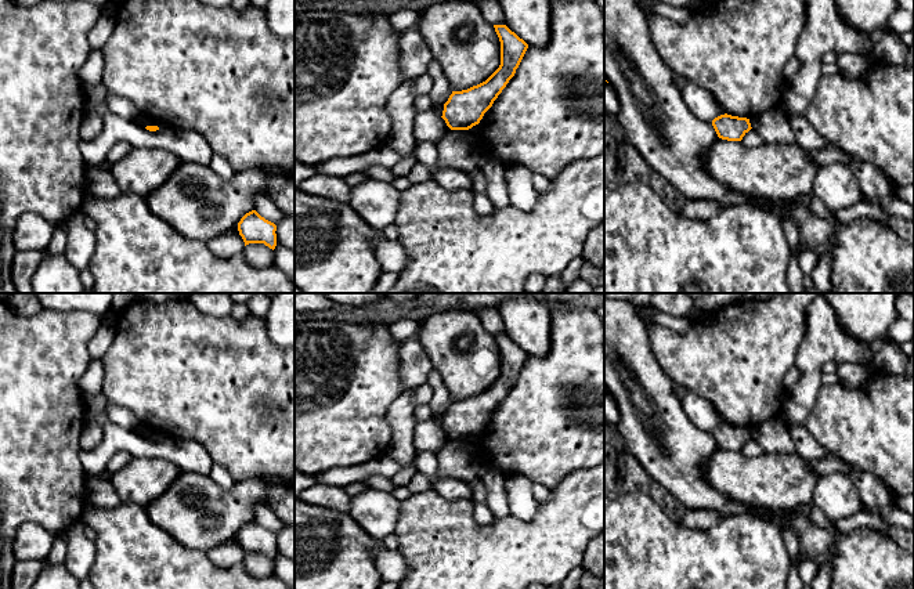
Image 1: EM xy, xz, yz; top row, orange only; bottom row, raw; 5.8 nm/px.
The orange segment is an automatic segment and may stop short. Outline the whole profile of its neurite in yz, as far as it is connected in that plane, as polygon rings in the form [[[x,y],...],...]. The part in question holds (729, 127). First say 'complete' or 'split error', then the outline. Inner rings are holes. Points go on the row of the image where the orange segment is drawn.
complete | [[[720,115],[712,120],[712,126],[719,138],[727,141],[741,141],[752,129],[749,119],[731,115]]]

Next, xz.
complete | [[[494,25],[494,28],[501,41],[501,65],[485,82],[467,90],[452,91],[441,116],[451,130],[469,130],[480,123],[514,76],[528,48],[528,44],[506,25]]]

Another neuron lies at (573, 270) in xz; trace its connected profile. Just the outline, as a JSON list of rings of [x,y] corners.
[[[581,257],[572,260],[567,268],[560,274],[561,277],[561,282],[563,282],[563,286],[567,288],[567,285],[579,278],[579,274],[581,274],[581,268],[584,265],[585,260]]]

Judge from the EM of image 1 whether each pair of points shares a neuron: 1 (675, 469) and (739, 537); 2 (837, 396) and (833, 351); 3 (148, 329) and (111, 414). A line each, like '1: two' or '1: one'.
1: two
2: two
3: two

